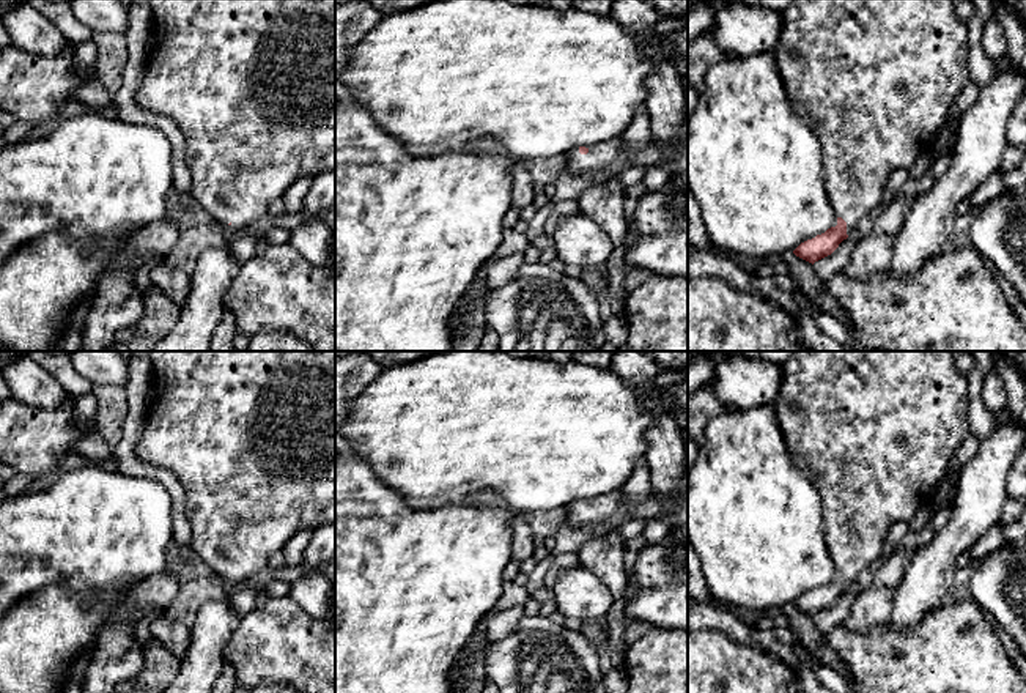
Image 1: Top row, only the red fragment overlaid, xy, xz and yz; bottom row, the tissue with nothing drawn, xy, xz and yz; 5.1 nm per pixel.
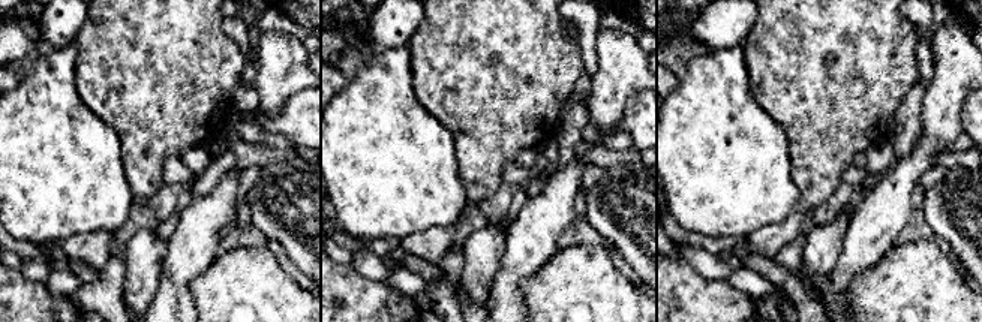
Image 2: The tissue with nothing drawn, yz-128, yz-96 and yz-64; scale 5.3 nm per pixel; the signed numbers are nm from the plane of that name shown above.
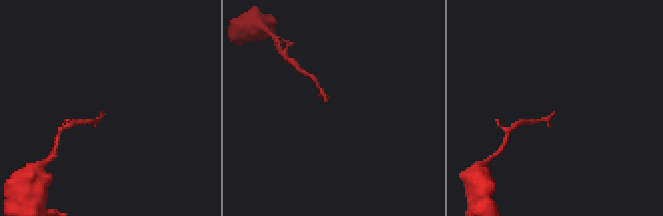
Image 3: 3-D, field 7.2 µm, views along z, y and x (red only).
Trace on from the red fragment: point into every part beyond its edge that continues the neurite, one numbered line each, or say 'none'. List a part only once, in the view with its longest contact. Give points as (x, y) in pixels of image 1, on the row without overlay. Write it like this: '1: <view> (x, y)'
1: yz (874, 430)

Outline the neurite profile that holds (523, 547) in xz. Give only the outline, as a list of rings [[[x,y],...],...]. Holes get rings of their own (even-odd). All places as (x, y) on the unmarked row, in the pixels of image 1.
[[[521,513],[511,521],[511,559],[522,562],[533,556],[533,536],[529,523]]]

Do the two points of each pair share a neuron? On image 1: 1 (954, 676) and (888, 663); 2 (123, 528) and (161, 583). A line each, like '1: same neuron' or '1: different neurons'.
1: same neuron
2: different neurons

